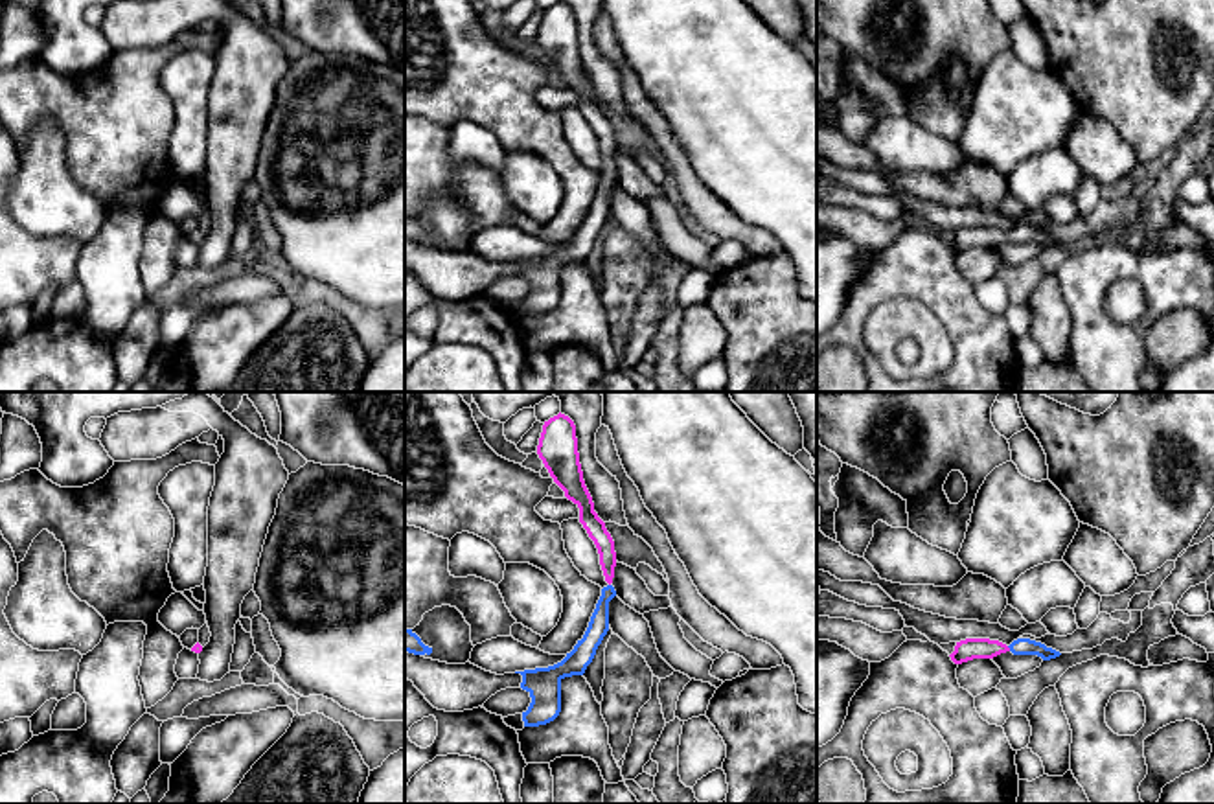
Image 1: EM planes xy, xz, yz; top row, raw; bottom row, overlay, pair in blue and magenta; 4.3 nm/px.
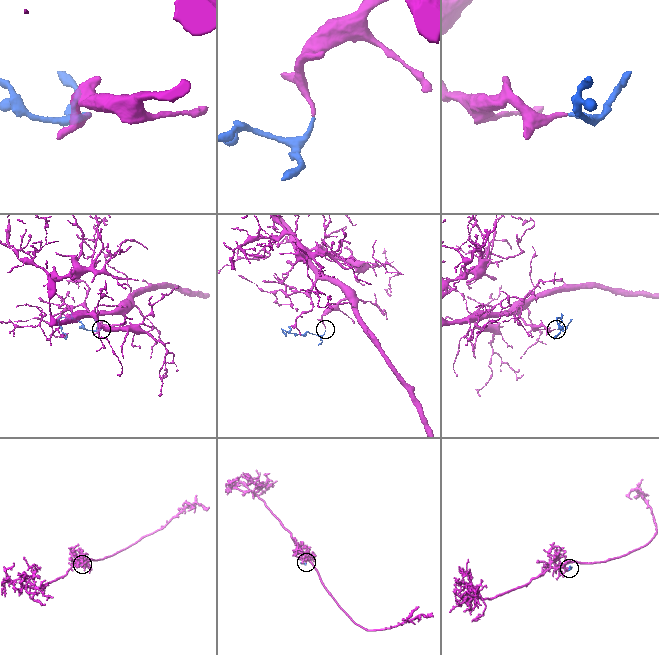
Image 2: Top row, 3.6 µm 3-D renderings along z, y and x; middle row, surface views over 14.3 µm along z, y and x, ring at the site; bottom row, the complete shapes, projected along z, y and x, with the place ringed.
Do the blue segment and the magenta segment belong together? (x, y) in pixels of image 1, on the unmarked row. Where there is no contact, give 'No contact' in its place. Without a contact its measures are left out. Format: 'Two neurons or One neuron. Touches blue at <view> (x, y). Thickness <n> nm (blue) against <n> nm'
One neuron. Touches blue at yz (1008, 234). Thickness 80 nm (blue) against 100 nm

